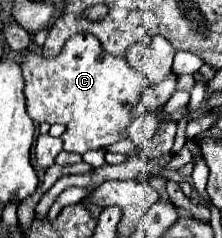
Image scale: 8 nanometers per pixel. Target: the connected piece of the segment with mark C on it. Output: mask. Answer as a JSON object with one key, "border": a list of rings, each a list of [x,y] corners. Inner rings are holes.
{"border":[[[91,34],[69,38],[57,58],[45,58],[31,50],[23,62],[27,112],[33,122],[65,124],[65,150],[85,154],[87,150],[107,148],[125,138],[125,128],[135,120],[135,104],[141,98],[143,76],[125,58],[111,56]]]}

